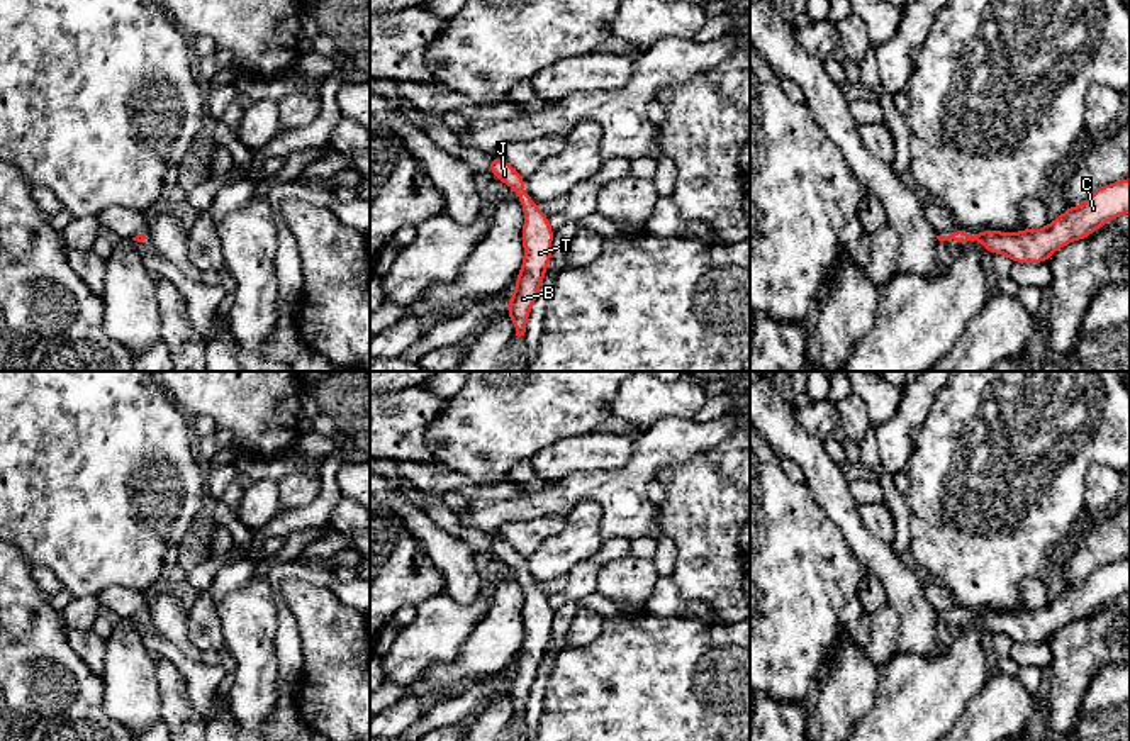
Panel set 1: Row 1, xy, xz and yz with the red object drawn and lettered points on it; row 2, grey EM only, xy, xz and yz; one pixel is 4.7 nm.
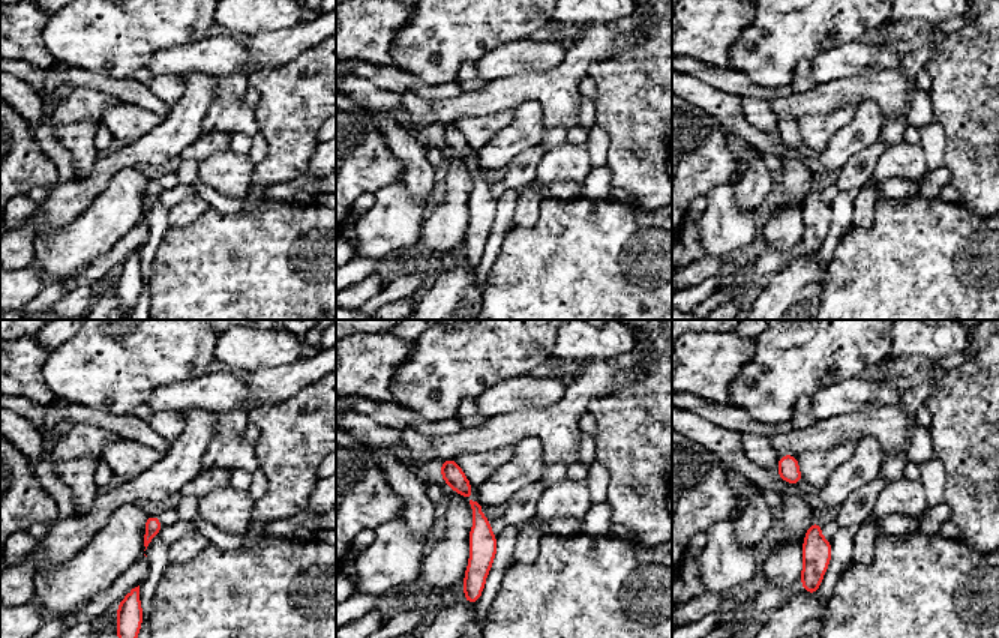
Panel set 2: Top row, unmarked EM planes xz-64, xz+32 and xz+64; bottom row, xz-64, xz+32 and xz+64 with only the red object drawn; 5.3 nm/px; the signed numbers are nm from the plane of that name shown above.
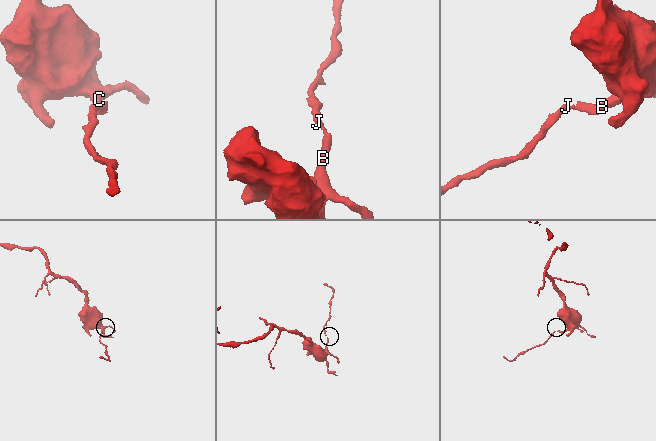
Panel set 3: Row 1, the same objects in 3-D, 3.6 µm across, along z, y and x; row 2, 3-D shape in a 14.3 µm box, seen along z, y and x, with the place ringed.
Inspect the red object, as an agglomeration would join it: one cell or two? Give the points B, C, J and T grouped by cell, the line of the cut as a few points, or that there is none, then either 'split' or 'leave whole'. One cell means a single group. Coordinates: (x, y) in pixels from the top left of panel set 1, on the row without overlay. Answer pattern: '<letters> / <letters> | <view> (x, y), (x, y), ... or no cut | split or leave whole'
B C J T | no cut | leave whole

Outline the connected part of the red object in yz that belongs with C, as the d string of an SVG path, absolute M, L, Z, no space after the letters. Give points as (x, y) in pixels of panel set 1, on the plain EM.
M1130 558L1099 566L1082 585L1067 587L1066 592L1047 607L1016 614L1001 610L981 610L965 614L957 607L950 616L937 616L938 621L965 624L981 621L986 631L1006 634L1015 643L1043 643L1054 631L1071 621L1091 616L1099 605L1130 592Z

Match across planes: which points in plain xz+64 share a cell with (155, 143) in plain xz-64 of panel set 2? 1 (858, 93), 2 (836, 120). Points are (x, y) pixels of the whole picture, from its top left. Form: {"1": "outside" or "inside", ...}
{"1": "outside", "2": "outside"}

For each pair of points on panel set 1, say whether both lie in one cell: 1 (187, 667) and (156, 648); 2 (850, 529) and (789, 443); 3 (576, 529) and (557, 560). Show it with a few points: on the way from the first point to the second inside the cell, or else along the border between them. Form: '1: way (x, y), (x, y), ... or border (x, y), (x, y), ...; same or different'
1: way (180, 662), (163, 648); same
2: way (840, 507), (825, 477), (811, 460); same
3: way (576, 536), (562, 553); same

